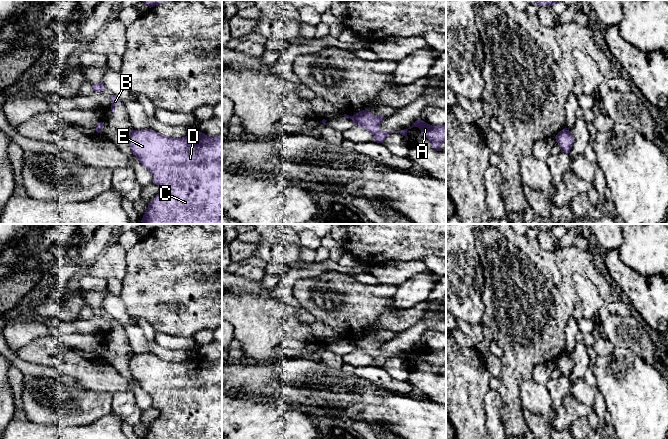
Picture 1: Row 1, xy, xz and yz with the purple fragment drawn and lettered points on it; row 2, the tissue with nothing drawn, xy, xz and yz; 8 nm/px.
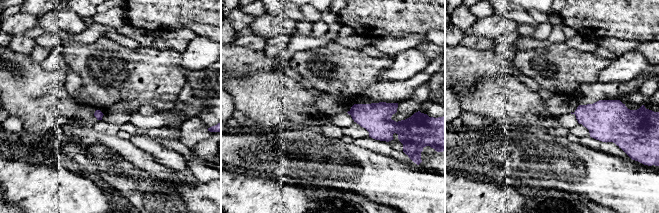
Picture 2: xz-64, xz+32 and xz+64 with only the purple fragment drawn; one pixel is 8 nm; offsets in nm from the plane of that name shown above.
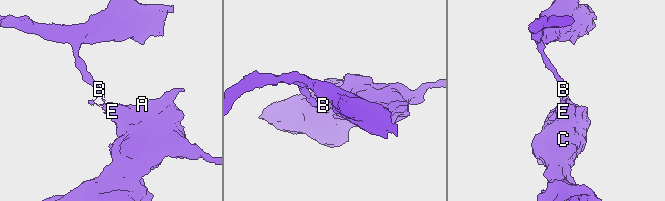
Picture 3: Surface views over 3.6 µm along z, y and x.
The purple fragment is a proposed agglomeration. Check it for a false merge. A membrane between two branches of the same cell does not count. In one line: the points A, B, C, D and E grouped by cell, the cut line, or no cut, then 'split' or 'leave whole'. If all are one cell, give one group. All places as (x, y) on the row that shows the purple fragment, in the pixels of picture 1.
groups A C D E / B; cut xz (351, 116), (356, 124); split

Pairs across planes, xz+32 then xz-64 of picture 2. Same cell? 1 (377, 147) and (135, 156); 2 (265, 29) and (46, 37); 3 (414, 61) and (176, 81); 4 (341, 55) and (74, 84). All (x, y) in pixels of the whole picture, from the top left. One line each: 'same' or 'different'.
1: different
2: different
3: different
4: different

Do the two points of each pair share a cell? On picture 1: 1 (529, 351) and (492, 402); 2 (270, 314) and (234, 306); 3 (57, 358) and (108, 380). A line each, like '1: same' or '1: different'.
1: different
2: same
3: same

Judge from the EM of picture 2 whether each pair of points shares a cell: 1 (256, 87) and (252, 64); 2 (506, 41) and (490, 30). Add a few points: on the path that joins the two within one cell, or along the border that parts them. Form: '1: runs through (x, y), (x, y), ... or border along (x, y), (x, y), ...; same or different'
1: border along (277, 71), (250, 71), (241, 75), (231, 76); different
2: border along (512, 32), (494, 39); different

